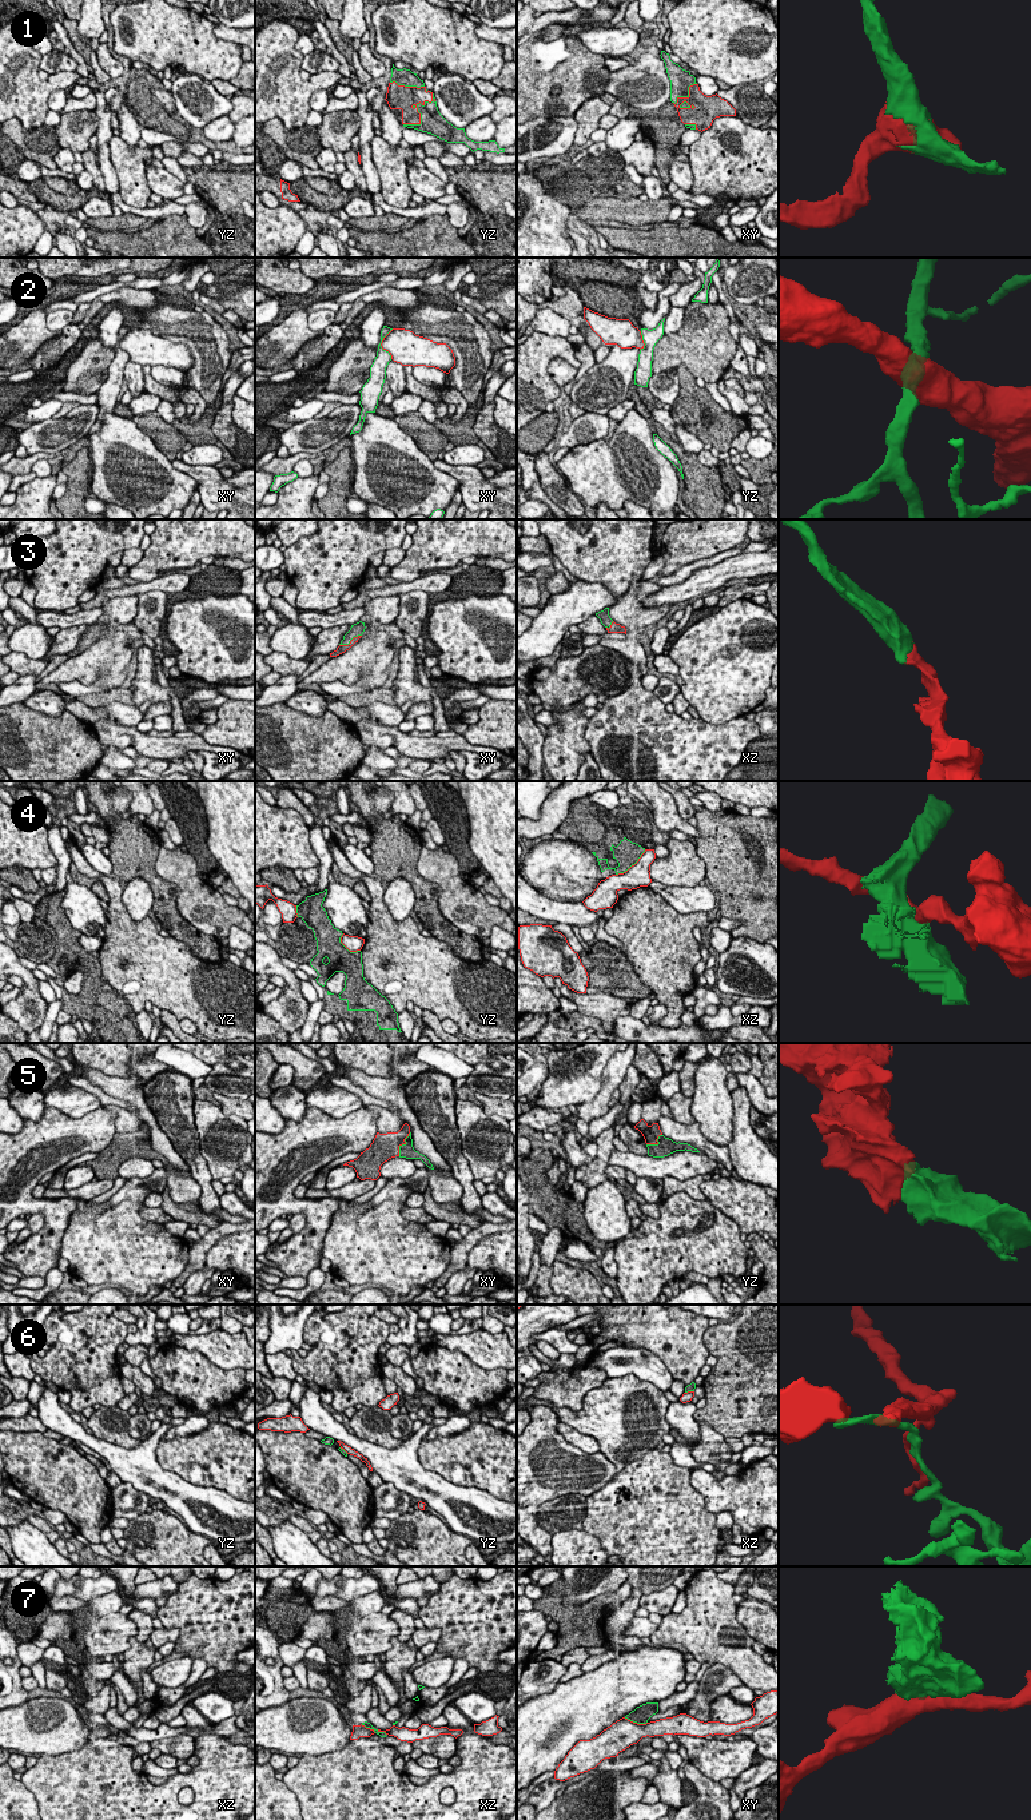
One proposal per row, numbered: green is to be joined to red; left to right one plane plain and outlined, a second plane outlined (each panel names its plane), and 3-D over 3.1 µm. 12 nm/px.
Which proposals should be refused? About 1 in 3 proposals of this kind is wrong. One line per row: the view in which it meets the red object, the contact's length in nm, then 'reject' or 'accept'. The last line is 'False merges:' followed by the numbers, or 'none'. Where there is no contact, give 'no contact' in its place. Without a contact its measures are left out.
1: yz | 550 nm | accept
2: xy | 360 nm | reject
3: xy | 300 nm | accept
4: xz | 480 nm | reject
5: xy | 320 nm | accept
6: xz | 120 nm | reject
7: xz | 340 nm | reject
False merges: 2, 4, 6, 7

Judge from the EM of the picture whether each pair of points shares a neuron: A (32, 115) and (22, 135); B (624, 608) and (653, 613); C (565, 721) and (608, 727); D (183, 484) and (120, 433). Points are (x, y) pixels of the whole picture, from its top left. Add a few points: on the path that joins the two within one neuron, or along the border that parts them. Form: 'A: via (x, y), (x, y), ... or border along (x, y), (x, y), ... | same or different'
A: border along (14, 116), (27, 128), (43, 124) | different
B: via (631, 610), (647, 613) | same
C: border along (588, 719), (584, 739), (589, 745), (590, 753) | different
D: via (167, 469), (154, 457), (136, 449) | same

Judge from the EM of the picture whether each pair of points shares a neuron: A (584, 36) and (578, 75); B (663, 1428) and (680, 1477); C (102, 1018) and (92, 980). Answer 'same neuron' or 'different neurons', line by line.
A: different neurons
B: different neurons
C: same neuron

